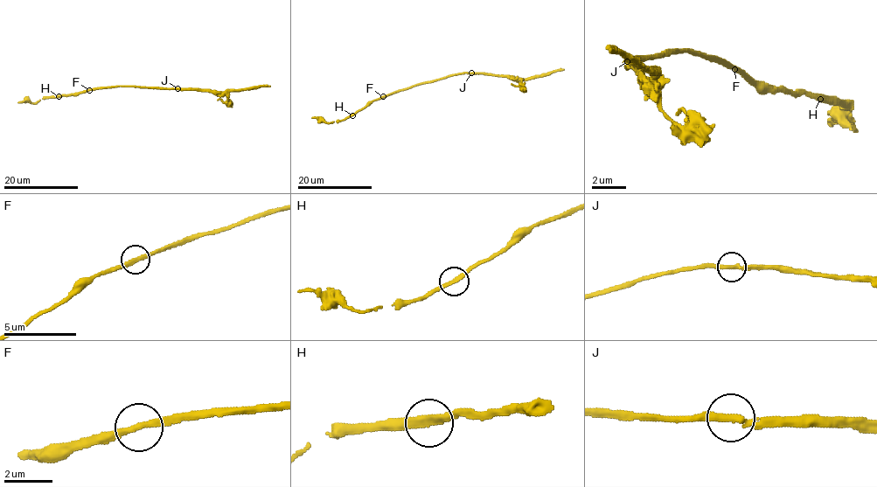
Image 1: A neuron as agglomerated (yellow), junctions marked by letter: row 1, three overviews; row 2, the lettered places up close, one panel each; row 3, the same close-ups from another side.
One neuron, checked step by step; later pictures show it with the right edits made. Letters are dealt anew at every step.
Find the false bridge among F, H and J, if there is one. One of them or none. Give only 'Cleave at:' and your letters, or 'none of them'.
Cleave at: J

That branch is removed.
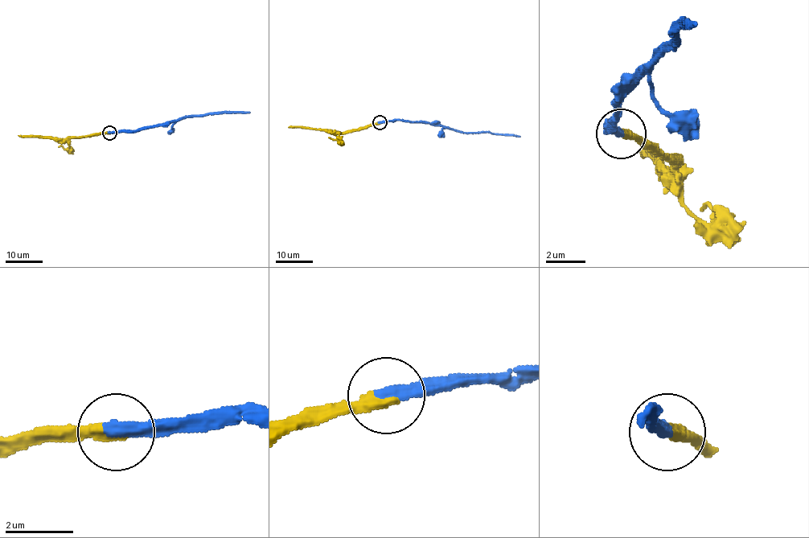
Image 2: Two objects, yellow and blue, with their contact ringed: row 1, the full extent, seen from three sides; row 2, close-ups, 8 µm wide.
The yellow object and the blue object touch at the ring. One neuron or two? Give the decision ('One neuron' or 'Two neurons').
One neuron

